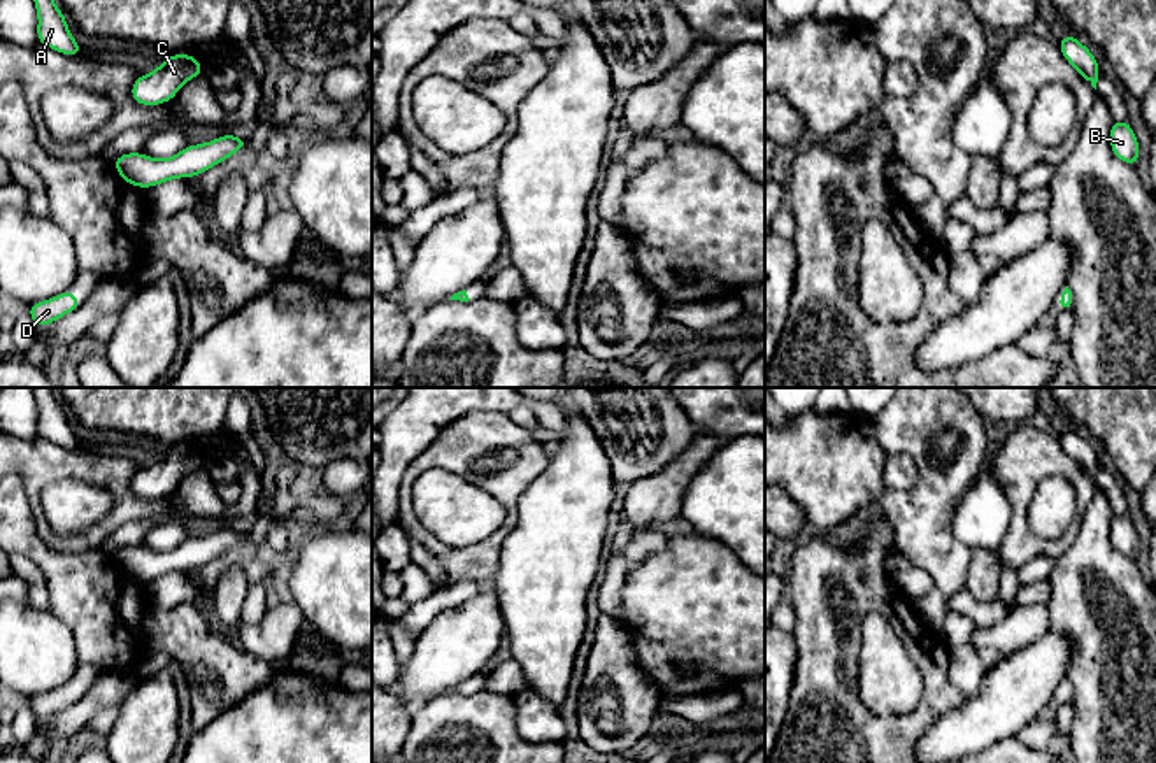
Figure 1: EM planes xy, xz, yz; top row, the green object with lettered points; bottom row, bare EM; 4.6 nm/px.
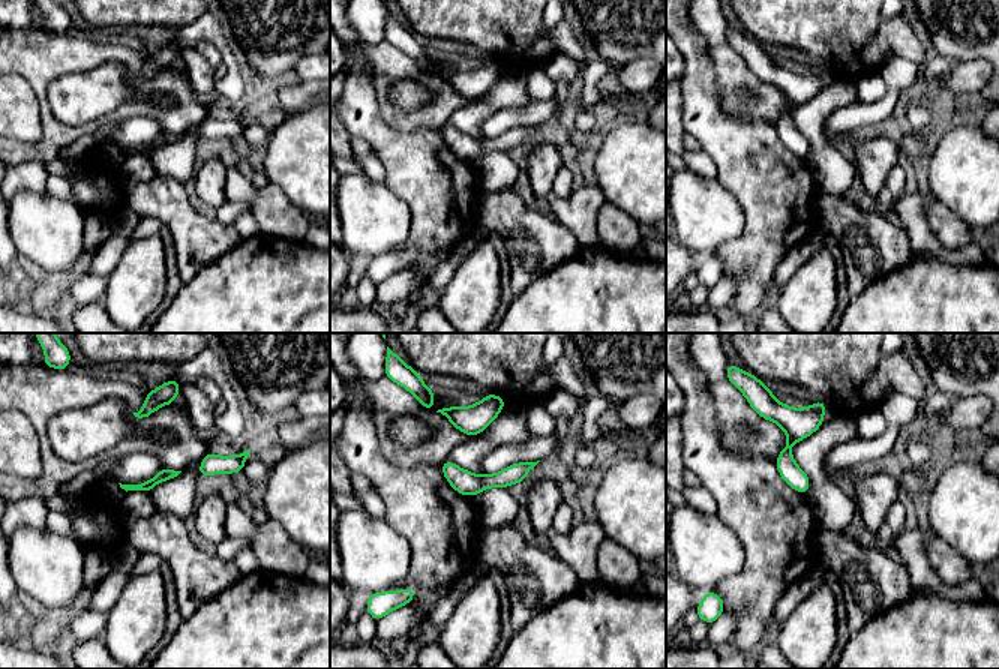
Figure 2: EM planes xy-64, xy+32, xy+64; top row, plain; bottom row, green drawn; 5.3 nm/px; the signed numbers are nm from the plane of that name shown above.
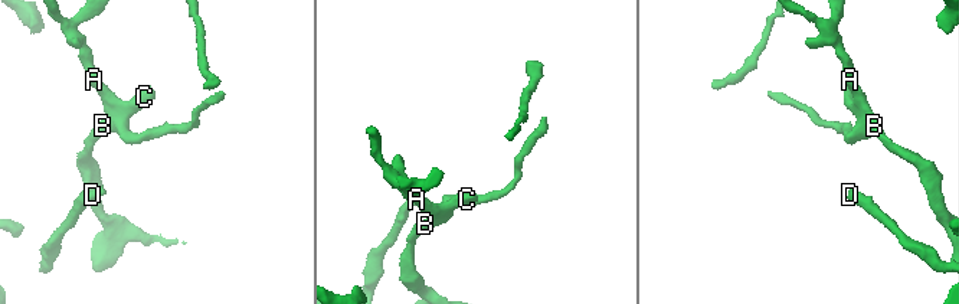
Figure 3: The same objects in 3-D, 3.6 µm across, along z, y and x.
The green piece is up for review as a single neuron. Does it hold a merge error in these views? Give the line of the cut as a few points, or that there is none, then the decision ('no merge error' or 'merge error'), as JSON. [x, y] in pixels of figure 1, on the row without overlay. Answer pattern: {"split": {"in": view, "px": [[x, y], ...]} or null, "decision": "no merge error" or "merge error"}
{"split": null, "decision": "no merge error"}

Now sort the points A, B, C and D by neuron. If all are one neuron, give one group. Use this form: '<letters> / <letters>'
A B C D

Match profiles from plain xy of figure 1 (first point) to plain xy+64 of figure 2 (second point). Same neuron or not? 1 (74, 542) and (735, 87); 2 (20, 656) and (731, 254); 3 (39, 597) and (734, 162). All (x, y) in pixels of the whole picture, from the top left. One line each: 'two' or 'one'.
1: one
2: two
3: two

